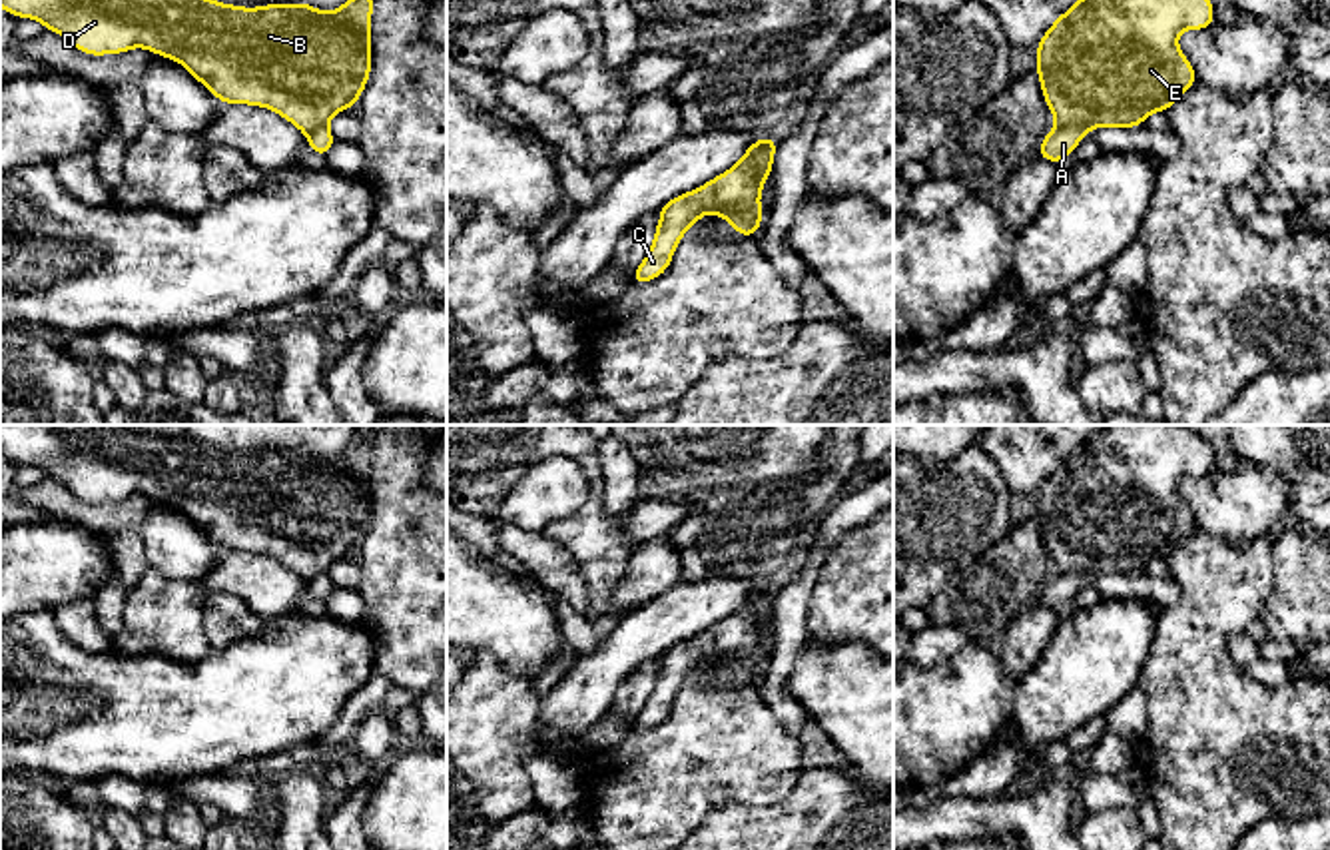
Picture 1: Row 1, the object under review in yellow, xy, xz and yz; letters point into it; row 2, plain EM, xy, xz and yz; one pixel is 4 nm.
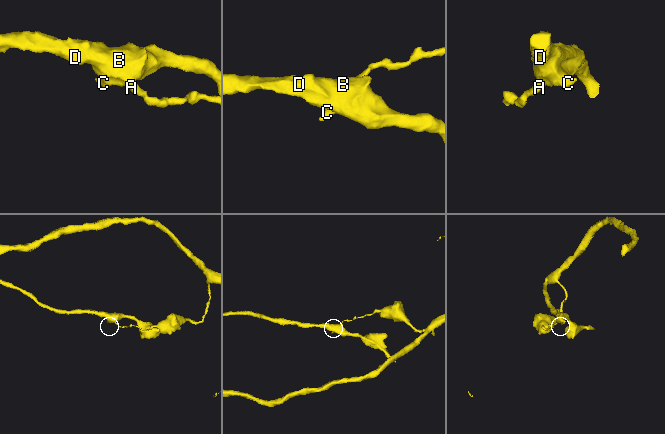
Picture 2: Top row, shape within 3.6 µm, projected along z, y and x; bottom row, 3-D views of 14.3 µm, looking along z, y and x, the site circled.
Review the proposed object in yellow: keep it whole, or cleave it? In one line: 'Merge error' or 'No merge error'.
Merge error

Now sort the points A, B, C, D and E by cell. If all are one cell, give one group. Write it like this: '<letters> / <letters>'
A / B C D E

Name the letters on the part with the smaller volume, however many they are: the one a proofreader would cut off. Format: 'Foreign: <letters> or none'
Foreign: B, C, D, E

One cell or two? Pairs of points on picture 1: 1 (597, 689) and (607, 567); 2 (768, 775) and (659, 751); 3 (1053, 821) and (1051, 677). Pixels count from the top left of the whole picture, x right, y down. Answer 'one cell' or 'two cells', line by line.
1: two cells
2: one cell
3: two cells

